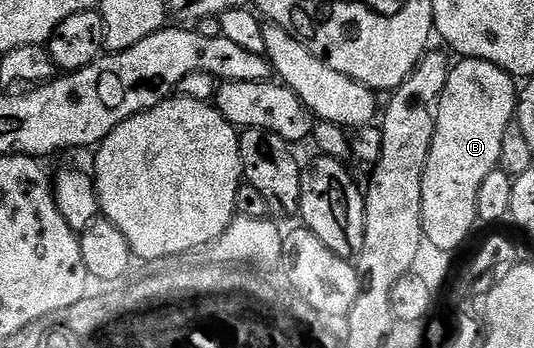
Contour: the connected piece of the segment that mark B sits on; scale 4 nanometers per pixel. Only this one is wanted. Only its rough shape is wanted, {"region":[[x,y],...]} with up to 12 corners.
{"region":[[449,69],[422,176],[424,237],[458,249],[518,114],[517,79]]}

